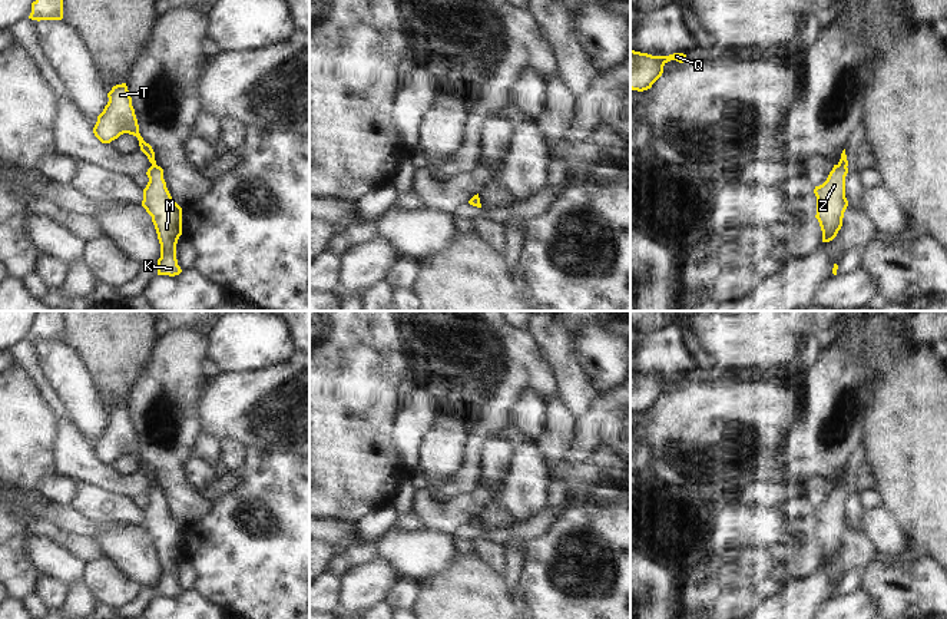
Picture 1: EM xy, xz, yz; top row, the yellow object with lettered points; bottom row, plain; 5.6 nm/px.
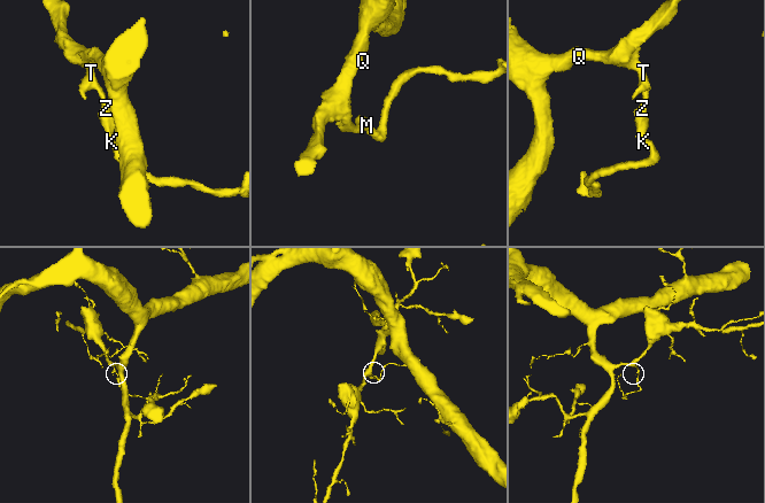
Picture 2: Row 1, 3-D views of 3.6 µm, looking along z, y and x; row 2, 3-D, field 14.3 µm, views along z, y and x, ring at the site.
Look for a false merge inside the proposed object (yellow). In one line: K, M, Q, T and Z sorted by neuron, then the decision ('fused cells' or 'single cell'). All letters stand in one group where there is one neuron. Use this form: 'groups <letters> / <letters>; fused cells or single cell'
groups K M Q T Z; single cell

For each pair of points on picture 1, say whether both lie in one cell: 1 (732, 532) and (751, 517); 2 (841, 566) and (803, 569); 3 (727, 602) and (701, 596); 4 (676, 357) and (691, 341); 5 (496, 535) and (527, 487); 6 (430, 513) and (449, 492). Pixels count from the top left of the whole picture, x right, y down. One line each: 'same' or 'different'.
1: same
2: different
3: different
4: different
5: different
6: different

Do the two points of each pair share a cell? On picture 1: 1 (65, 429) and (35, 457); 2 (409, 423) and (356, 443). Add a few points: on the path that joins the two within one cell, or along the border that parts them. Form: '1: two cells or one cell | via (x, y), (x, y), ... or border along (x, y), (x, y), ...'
1: two cells | border along (56, 419), (53, 470)
2: two cells | border along (393, 421), (393, 442), (401, 462)

